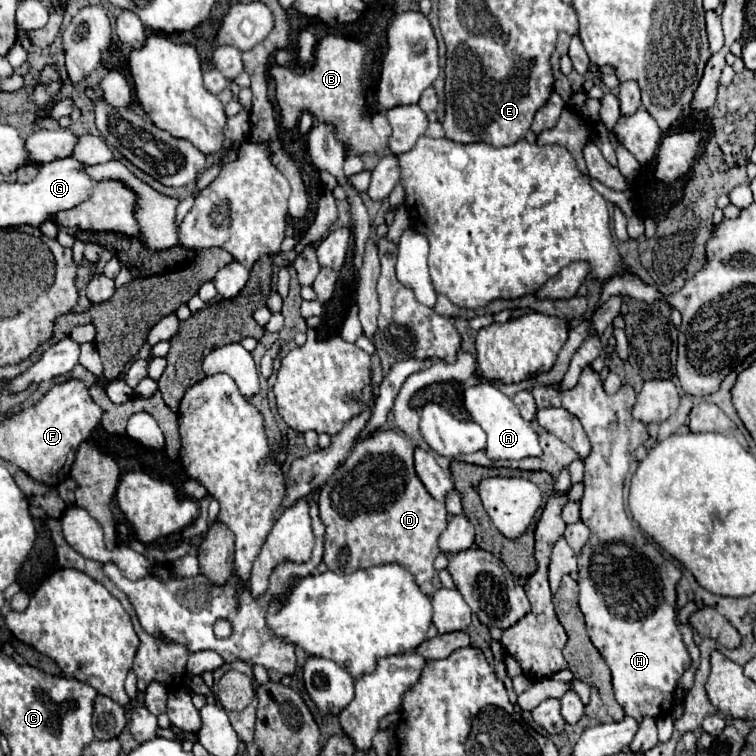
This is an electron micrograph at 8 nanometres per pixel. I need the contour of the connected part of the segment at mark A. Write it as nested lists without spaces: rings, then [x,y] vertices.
[[[480,382],[468,388],[464,392],[464,406],[474,418],[474,422],[478,422],[488,436],[486,456],[490,460],[522,460],[530,456],[542,456],[538,434],[534,432],[532,424],[520,416],[512,398],[504,396],[504,392],[500,392],[492,382]]]

